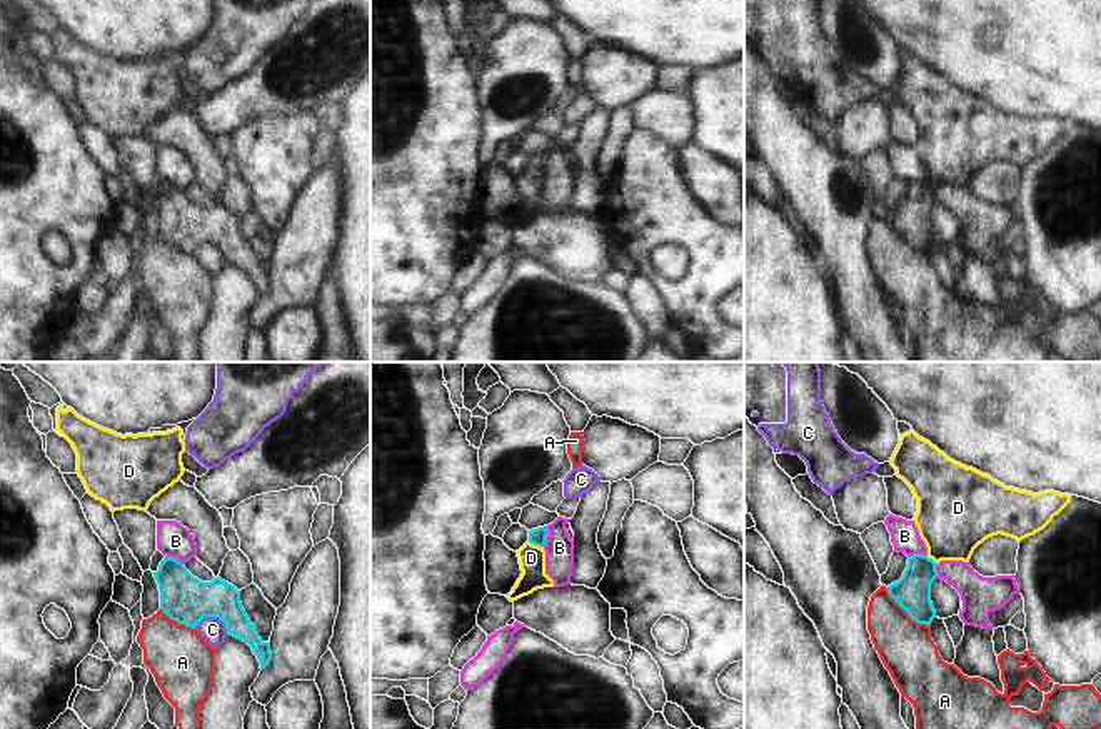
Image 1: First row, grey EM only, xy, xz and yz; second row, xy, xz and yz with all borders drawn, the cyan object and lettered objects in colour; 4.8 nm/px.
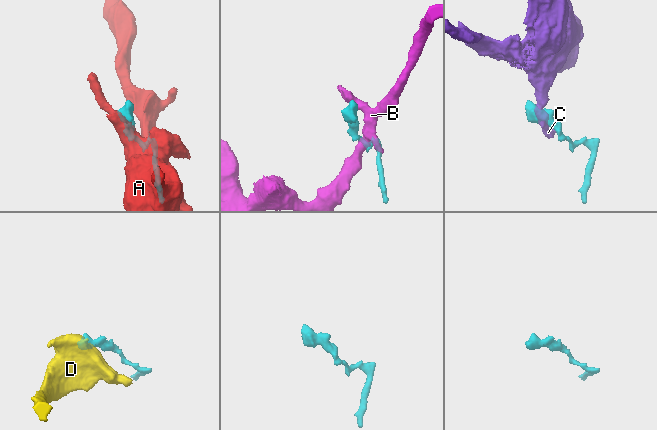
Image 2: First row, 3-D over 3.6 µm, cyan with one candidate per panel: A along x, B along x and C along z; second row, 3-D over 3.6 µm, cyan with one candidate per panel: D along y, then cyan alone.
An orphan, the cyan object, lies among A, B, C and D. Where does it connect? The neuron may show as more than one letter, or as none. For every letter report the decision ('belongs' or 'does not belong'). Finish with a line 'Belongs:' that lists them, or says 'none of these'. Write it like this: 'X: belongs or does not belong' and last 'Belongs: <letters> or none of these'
A: does not belong
B: does not belong
C: does not belong
D: belongs
Belongs: D

